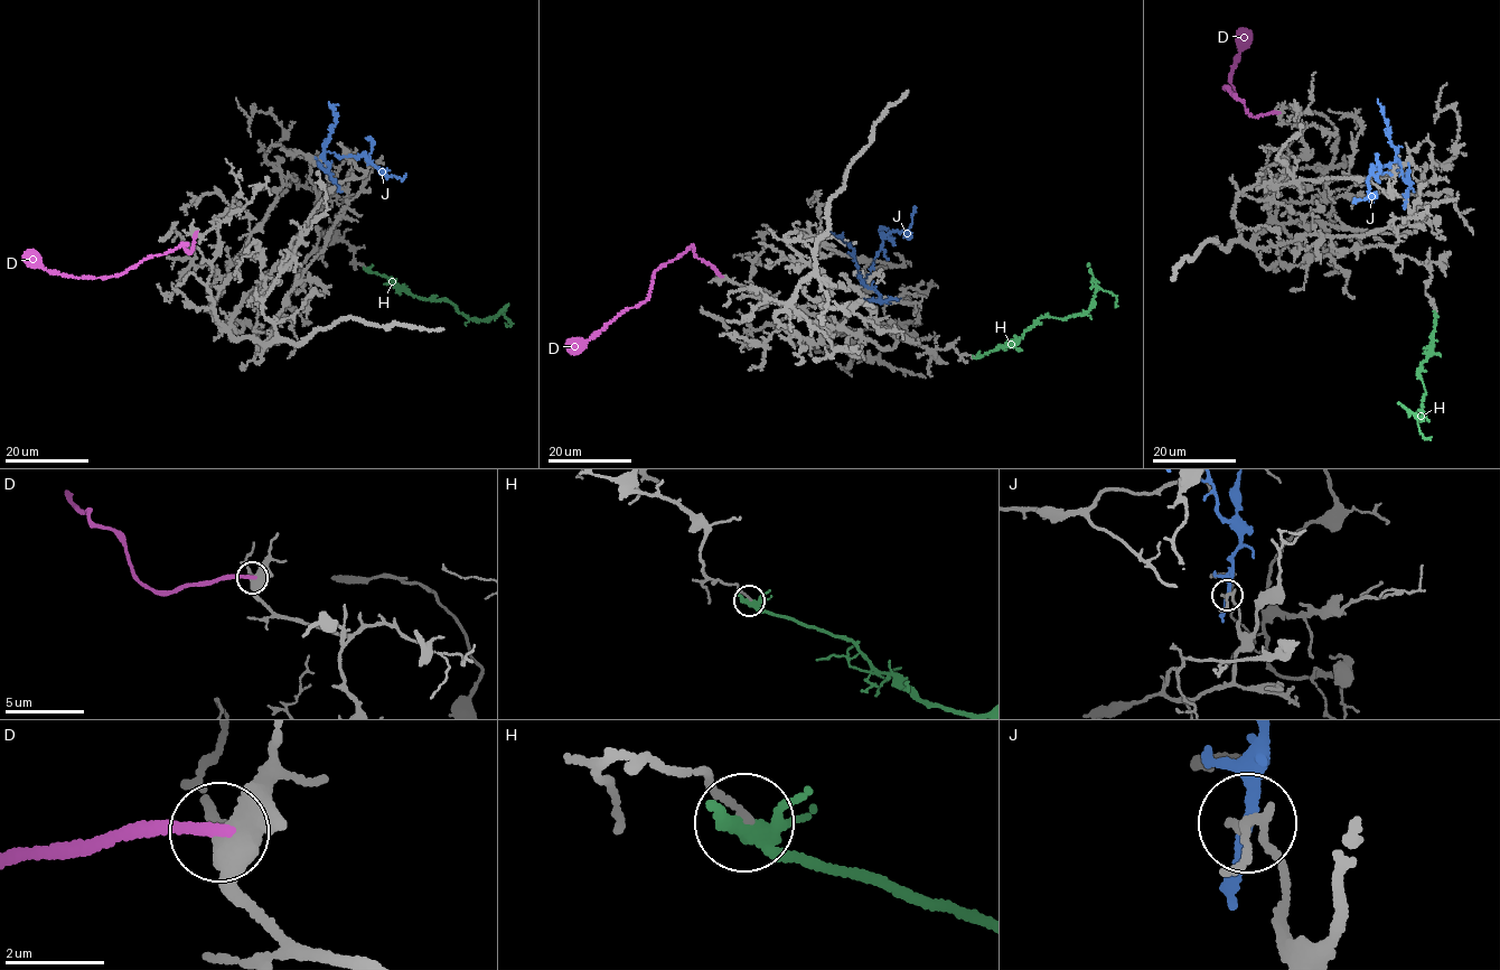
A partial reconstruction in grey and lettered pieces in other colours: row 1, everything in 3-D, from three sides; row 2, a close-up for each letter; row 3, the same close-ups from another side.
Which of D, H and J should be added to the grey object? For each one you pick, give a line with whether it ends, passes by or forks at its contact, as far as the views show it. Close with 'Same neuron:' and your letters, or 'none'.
Same neuron: none

